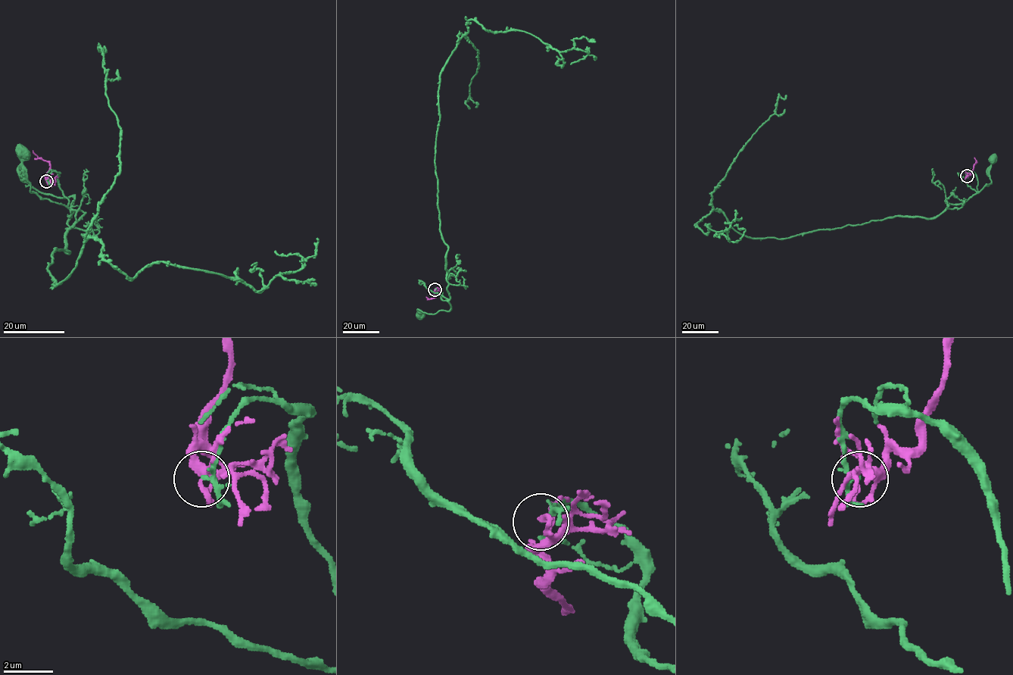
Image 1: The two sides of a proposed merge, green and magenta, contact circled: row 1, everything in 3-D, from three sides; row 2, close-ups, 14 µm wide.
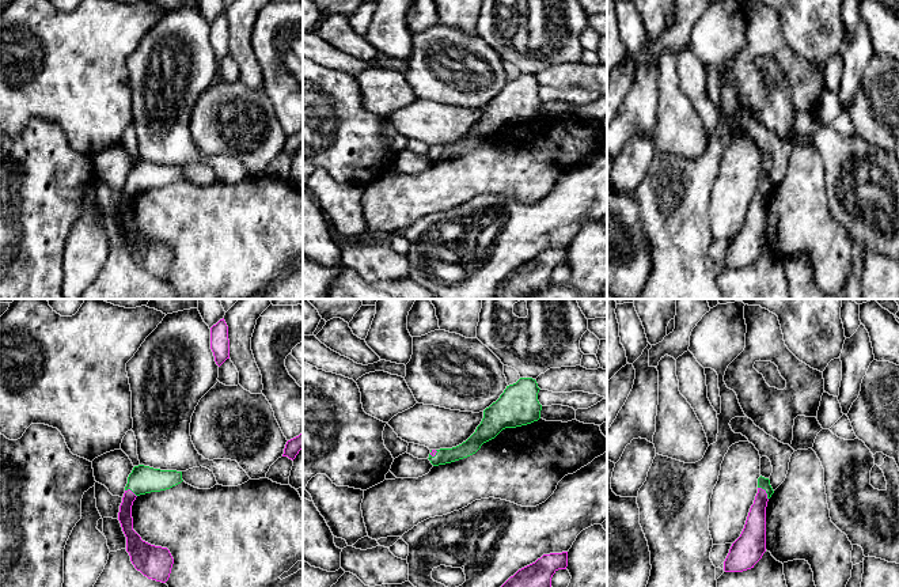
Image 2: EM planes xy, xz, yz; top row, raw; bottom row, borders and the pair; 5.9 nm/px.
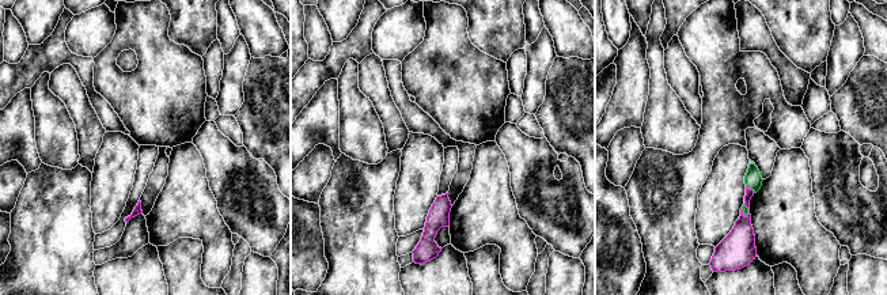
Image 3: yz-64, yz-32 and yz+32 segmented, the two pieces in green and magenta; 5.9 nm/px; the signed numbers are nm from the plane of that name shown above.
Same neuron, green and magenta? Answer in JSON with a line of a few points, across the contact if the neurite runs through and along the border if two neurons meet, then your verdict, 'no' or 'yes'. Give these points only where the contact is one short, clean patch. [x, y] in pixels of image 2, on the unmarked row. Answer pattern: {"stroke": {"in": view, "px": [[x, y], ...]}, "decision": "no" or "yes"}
{"decision": "no"}

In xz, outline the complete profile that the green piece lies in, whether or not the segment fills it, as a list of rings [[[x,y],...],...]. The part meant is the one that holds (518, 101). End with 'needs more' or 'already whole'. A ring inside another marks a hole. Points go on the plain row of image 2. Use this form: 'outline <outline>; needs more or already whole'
outline [[[520,73],[516,79],[507,82],[500,94],[483,106],[483,114],[475,128],[462,140],[452,144],[436,145],[436,151],[429,149],[429,156],[433,162],[451,159],[475,149],[481,141],[494,135],[505,124],[516,124],[531,120],[540,114],[542,101],[538,96],[539,83],[532,73]]]; already whole

